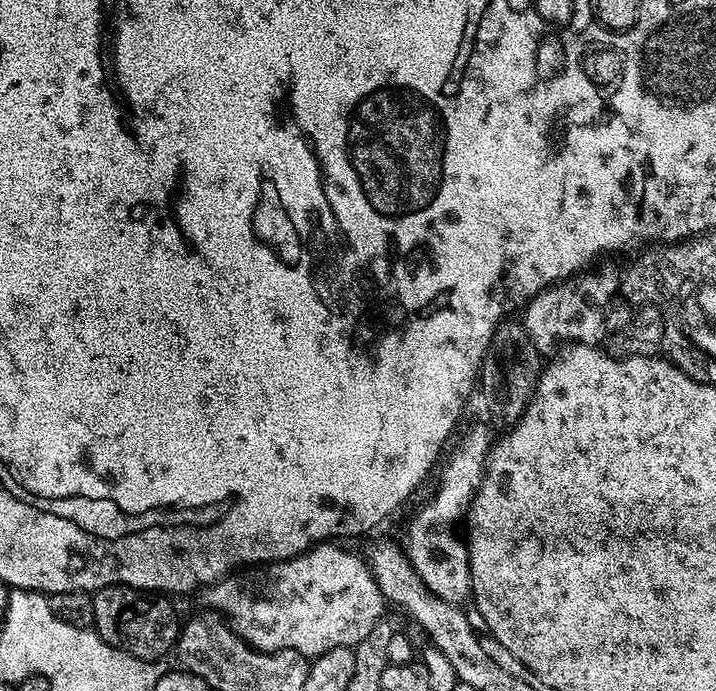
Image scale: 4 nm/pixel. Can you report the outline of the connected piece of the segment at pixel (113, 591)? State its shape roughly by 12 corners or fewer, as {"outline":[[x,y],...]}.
{"outline":[[125,584],[93,595],[94,631],[163,661],[182,619],[169,597]]}

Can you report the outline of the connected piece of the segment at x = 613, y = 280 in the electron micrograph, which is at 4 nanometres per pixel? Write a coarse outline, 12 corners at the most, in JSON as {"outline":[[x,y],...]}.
{"outline":[[592,271],[523,309],[541,354],[599,345],[621,281]]}

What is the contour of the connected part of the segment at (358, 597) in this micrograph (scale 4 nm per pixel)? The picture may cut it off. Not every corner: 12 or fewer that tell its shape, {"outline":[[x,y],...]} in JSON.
{"outline":[[323,542],[203,589],[260,652],[315,658],[385,619],[369,565]]}

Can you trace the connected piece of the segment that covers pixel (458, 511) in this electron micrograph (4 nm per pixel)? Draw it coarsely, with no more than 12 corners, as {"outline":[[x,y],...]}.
{"outline":[[476,424],[417,510],[402,547],[422,582],[463,605],[472,593],[455,532],[494,443]]}

